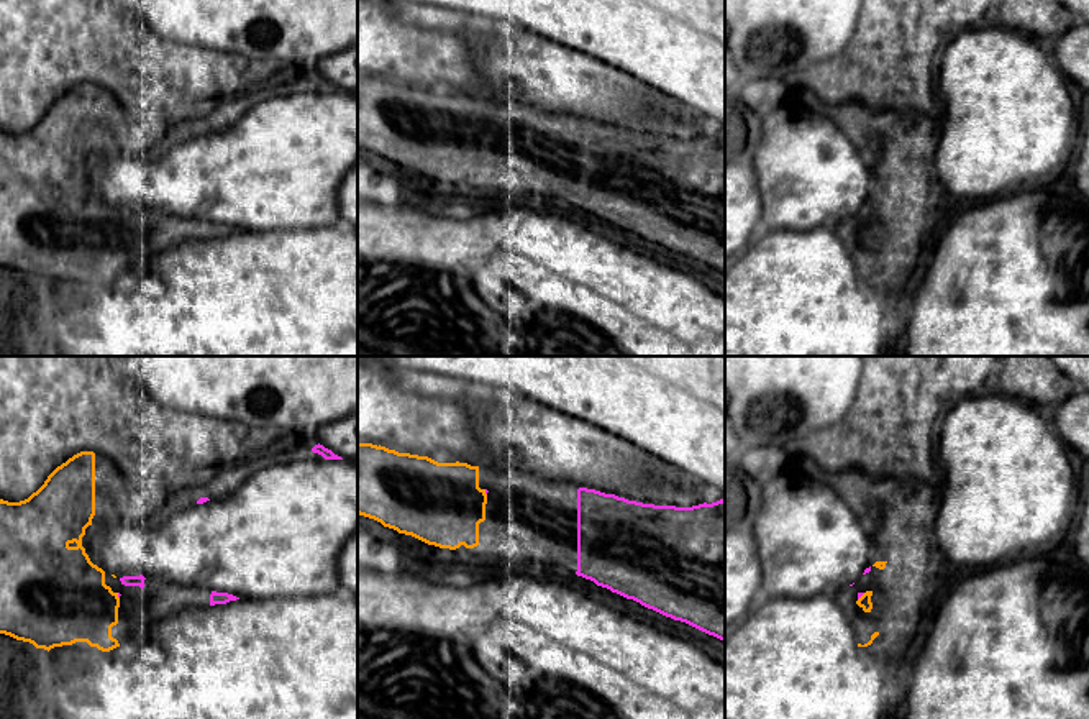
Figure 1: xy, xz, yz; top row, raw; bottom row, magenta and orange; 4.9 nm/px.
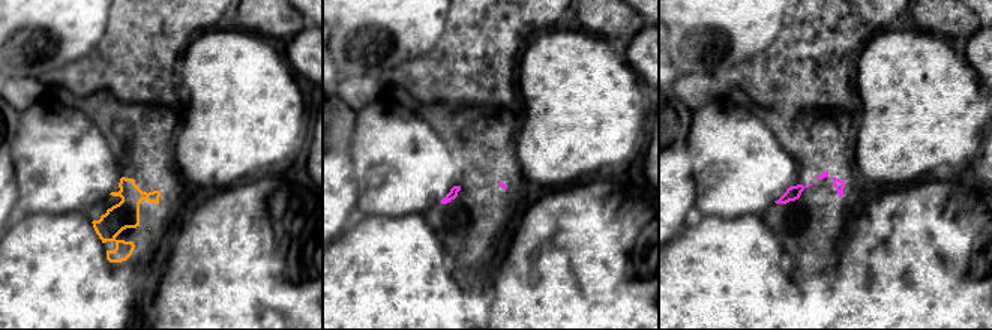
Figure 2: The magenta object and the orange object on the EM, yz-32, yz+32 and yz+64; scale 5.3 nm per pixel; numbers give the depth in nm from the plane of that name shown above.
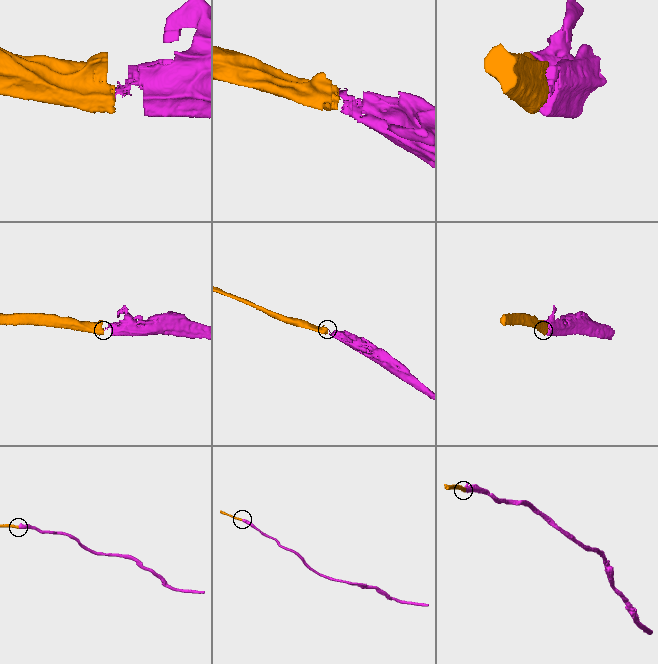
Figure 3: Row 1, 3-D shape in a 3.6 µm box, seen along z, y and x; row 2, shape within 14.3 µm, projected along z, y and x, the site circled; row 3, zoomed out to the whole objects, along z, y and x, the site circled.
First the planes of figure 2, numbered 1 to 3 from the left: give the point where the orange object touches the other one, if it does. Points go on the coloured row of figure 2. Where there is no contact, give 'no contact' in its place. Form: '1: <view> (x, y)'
1: no contact
2: no contact
3: no contact

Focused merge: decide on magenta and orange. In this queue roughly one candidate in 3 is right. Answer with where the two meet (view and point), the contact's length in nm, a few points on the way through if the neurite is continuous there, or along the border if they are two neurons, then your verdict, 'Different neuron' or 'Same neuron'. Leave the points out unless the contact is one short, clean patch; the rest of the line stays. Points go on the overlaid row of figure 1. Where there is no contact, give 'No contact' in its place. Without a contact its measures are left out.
Touches magenta at yz (861, 595). Shared border 50 nm. Same neuron

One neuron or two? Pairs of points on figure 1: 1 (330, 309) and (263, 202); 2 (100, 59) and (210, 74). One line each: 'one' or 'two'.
1: two
2: one

